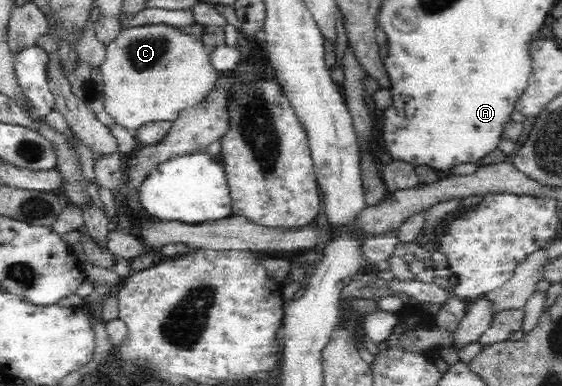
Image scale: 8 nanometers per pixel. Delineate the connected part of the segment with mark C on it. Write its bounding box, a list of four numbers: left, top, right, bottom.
[100,25,218,131]

